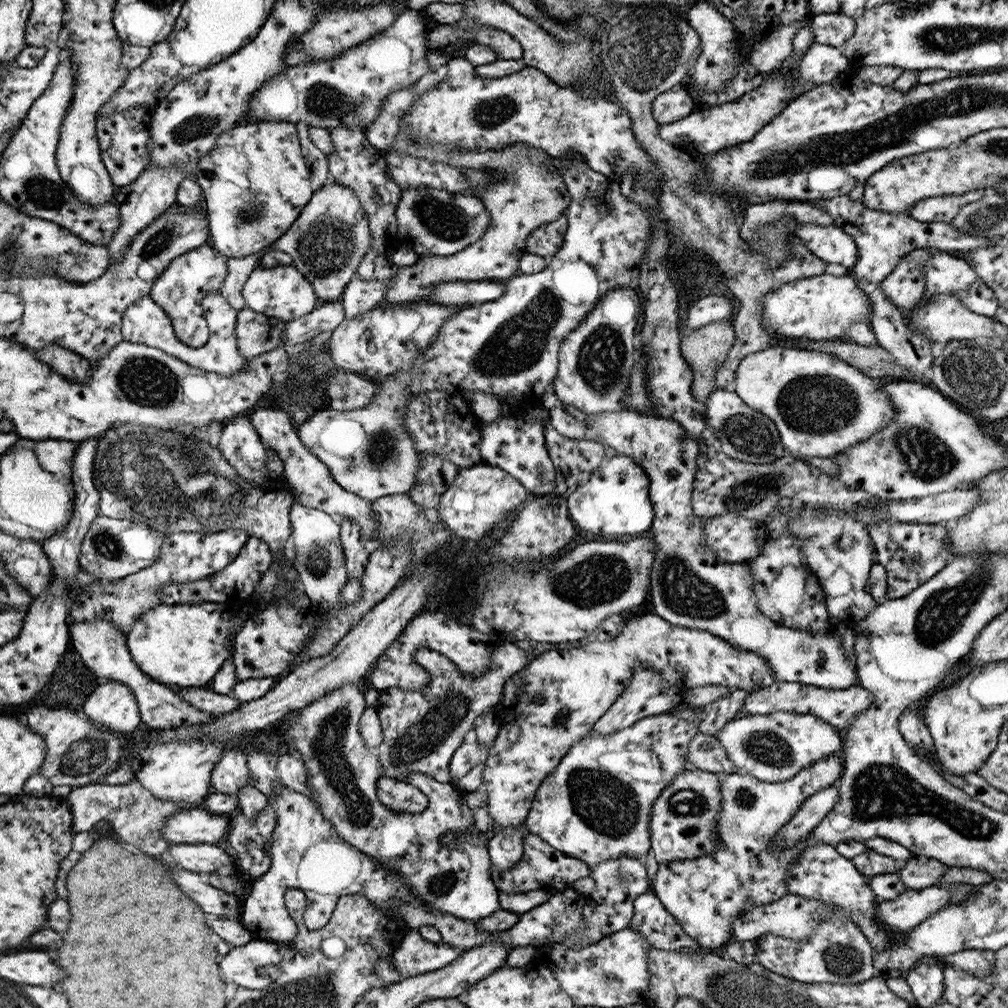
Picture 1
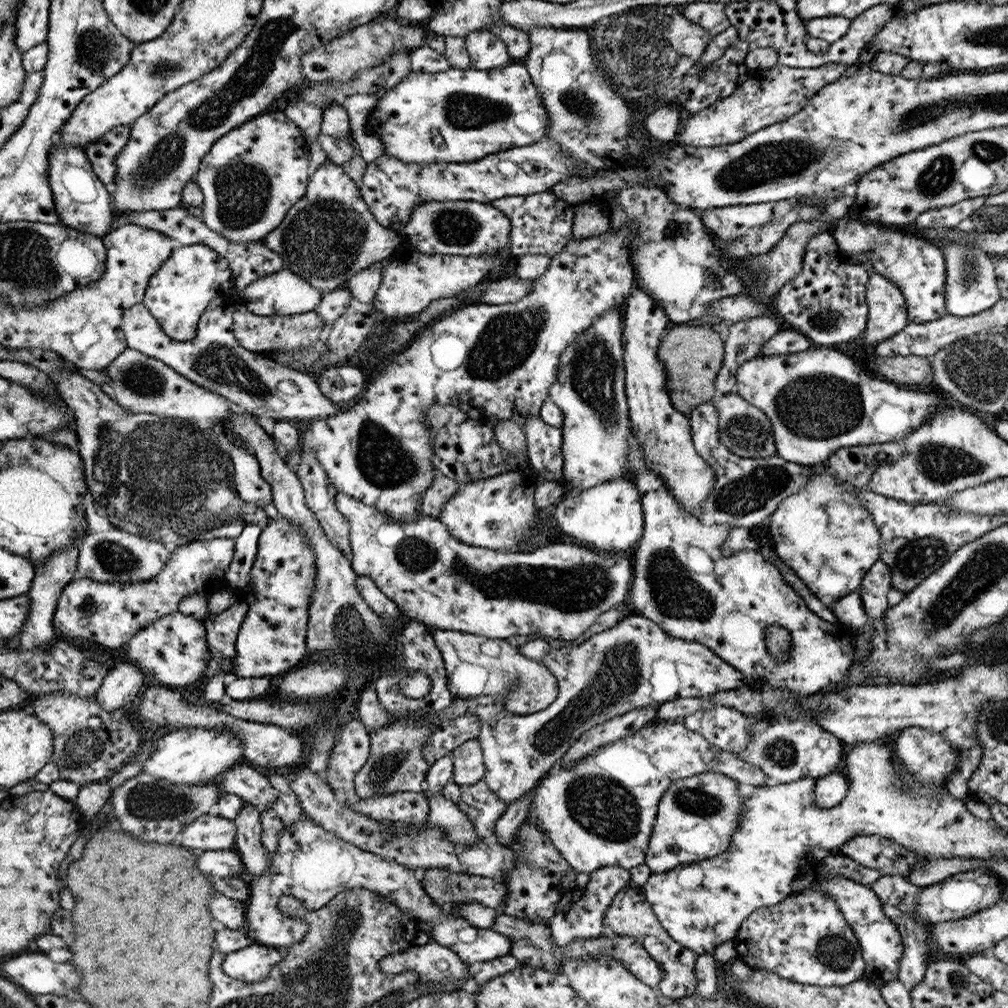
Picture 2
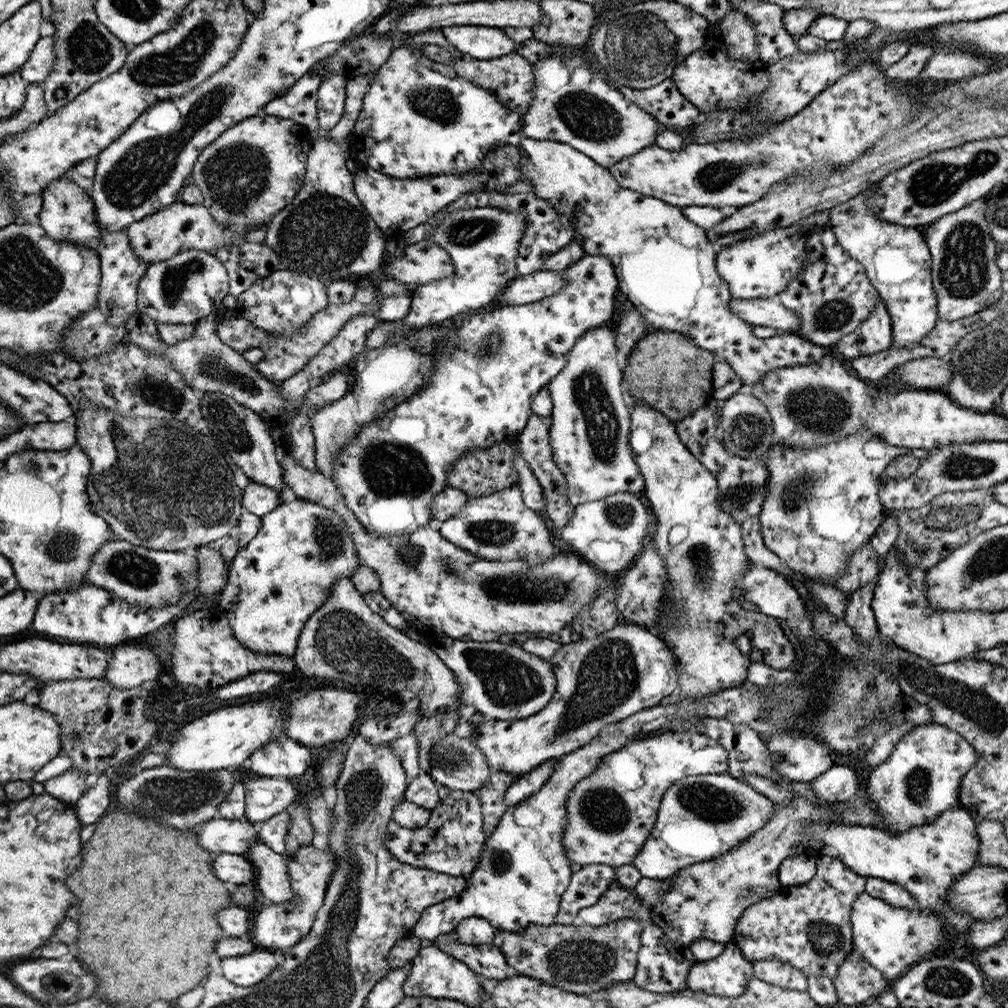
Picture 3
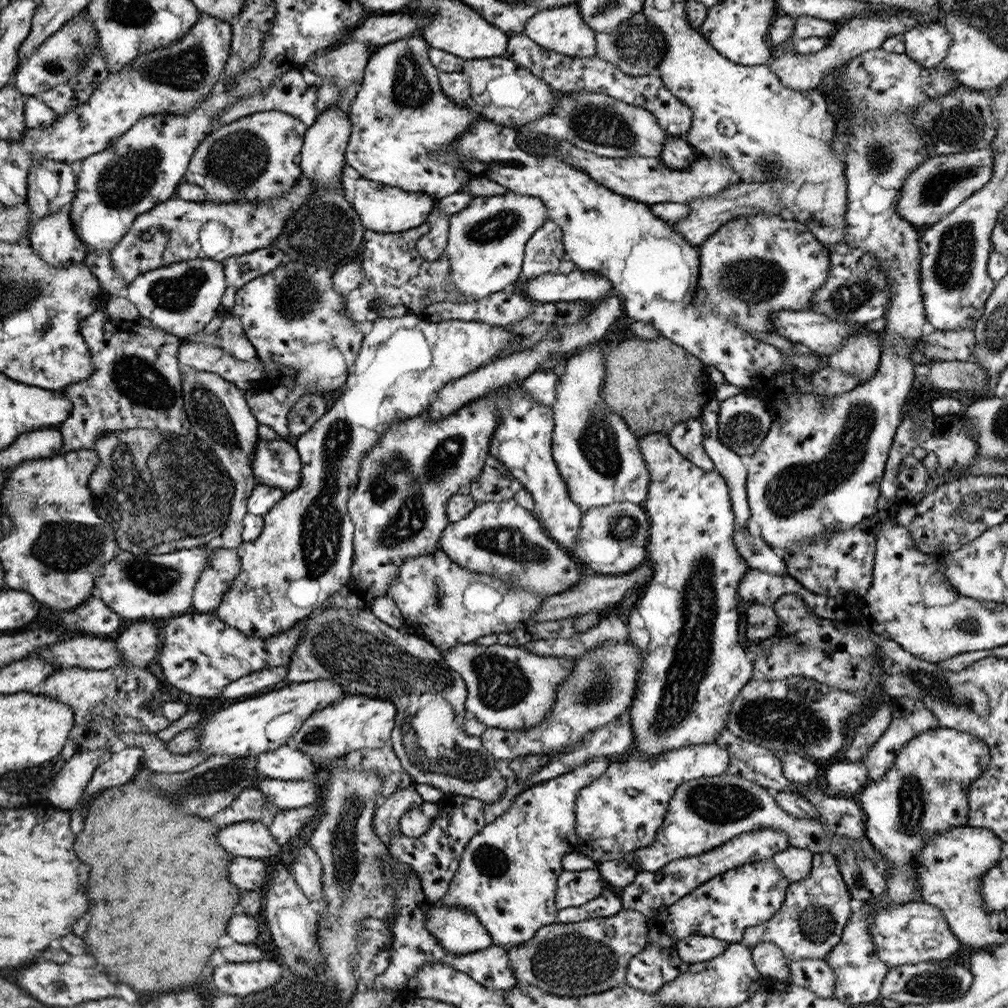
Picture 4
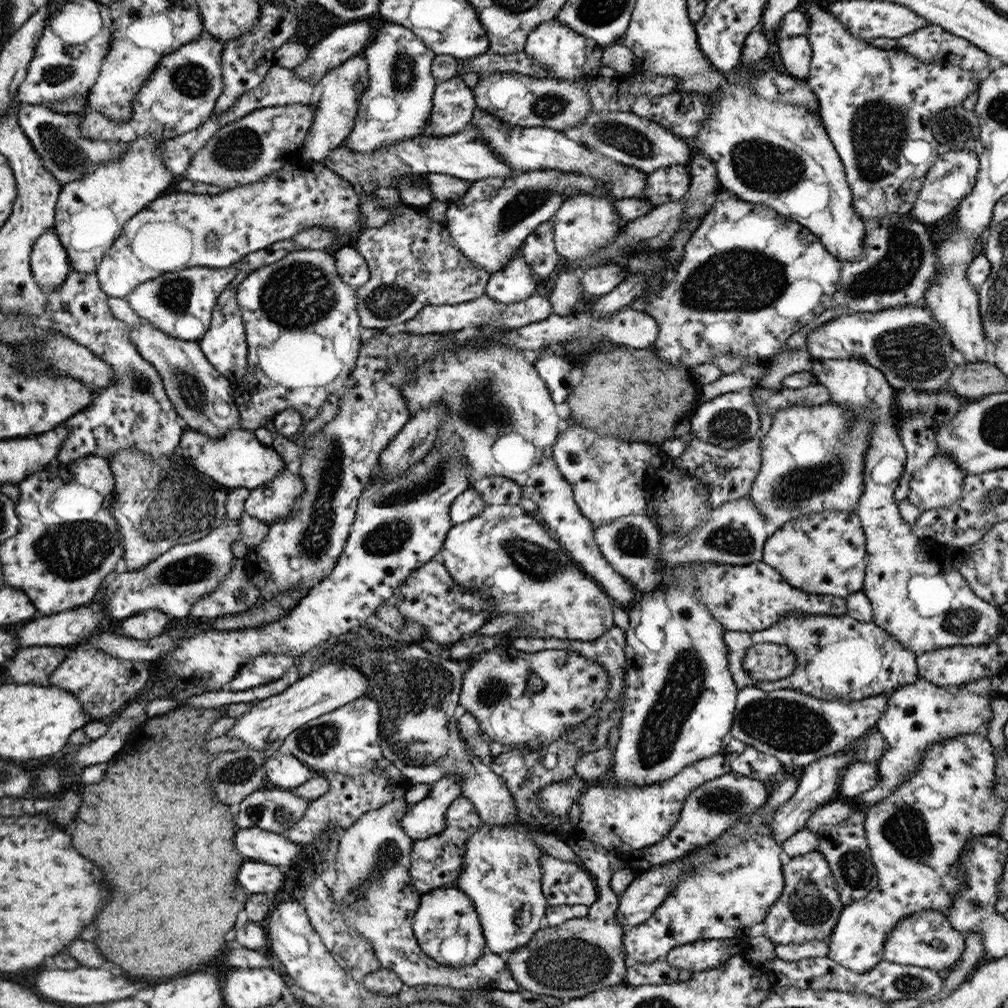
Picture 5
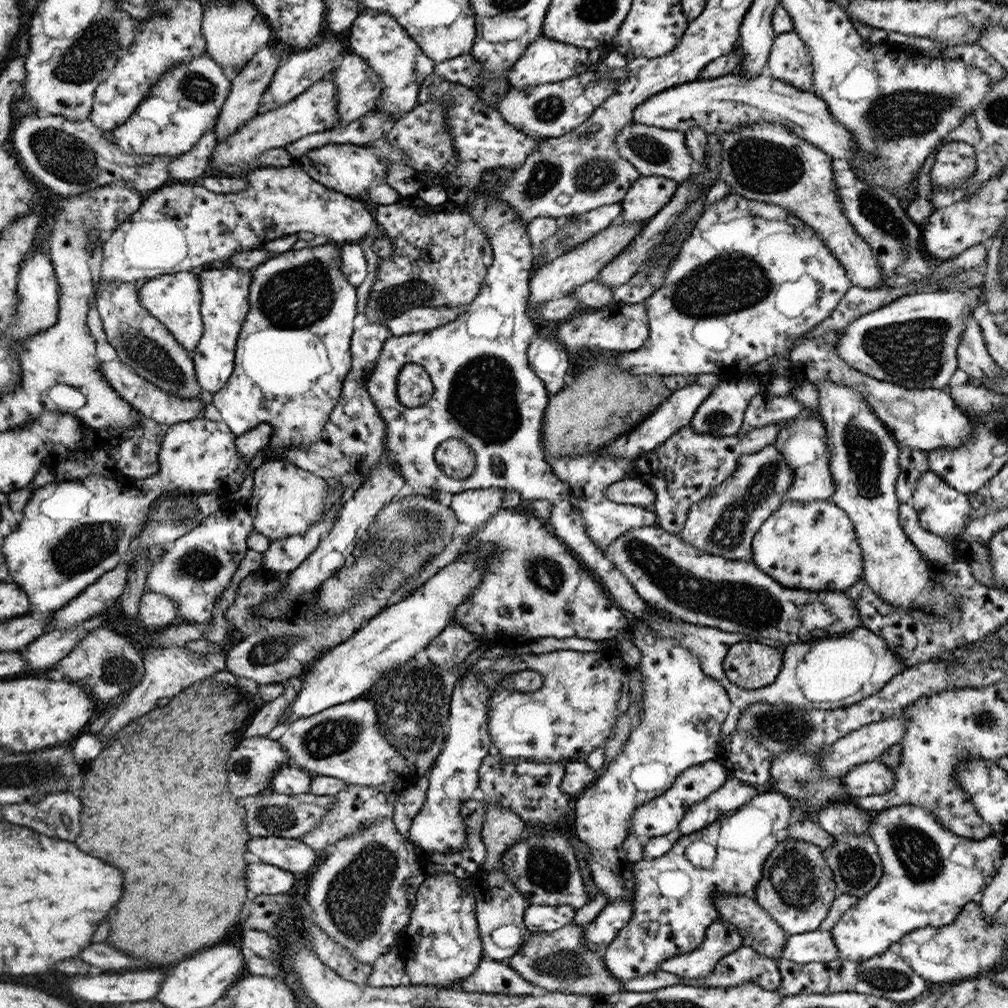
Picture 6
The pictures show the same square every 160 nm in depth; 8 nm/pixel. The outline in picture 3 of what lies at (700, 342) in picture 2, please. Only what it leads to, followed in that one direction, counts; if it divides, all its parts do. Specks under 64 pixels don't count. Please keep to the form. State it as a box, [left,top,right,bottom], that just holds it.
[624,331,716,422]

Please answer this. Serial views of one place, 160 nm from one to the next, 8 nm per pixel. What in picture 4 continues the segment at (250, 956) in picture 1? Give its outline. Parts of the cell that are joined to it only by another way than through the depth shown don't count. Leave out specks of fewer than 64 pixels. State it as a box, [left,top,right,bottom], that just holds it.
[215,960,280,996]

